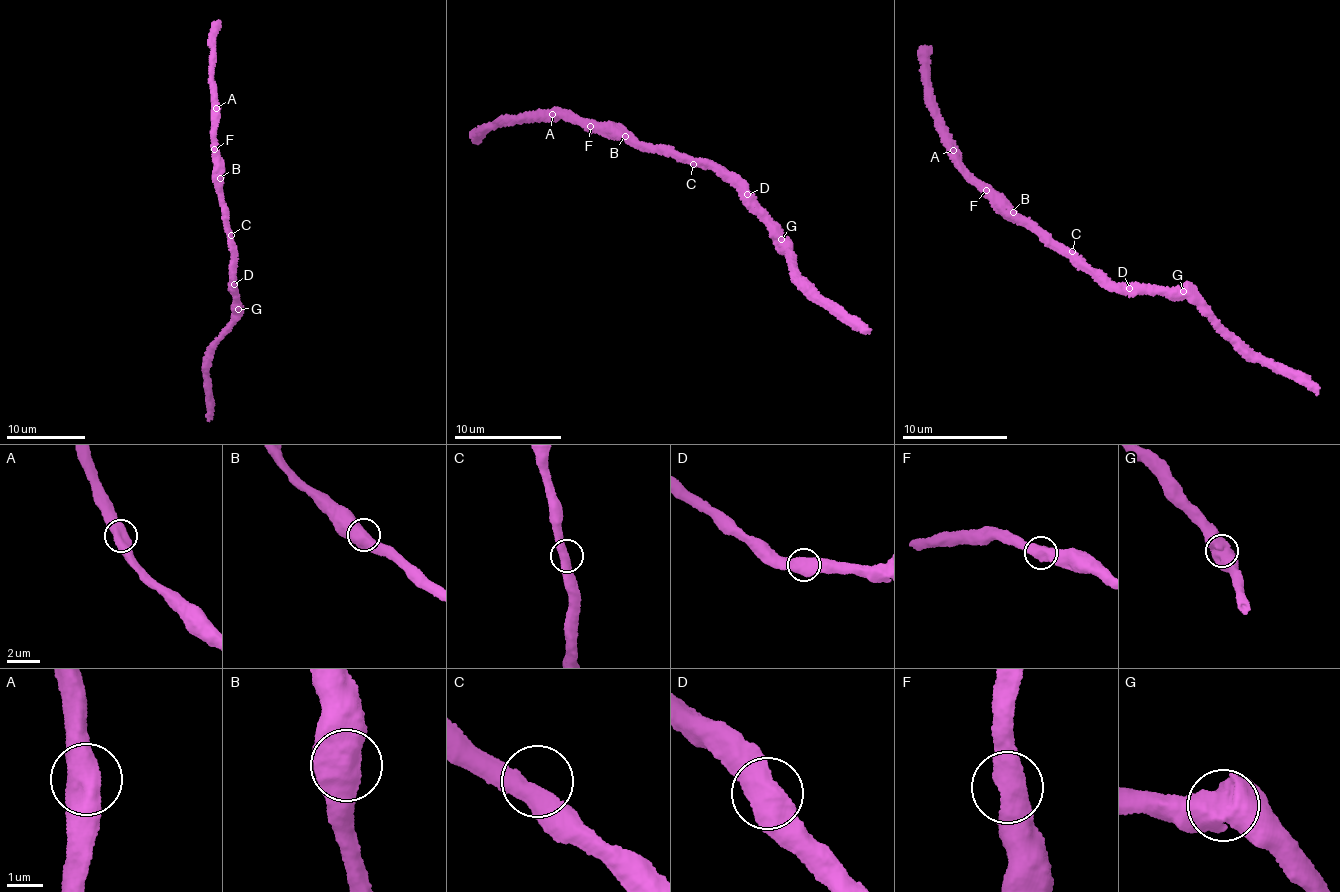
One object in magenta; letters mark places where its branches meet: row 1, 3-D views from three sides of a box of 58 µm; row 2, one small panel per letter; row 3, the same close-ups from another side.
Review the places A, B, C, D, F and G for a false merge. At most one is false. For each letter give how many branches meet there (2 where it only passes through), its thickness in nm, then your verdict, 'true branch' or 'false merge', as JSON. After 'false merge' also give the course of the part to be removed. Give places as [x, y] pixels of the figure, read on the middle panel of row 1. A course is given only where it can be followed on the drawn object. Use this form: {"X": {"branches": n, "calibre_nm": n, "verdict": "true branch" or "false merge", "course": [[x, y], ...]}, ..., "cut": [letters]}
{"A": {"branches": 2, "calibre_nm": 600, "verdict": "true branch"}, "B": {"branches": 2, "calibre_nm": 550, "verdict": "true branch"}, "C": {"branches": 2, "calibre_nm": 480, "verdict": "true branch"}, "D": {"branches": 2, "calibre_nm": 600, "verdict": "true branch"}, "F": {"branches": 2, "calibre_nm": 650, "verdict": "true branch"}, "G": {"branches": 2, "calibre_nm": 750, "verdict": "true branch"}, "cut": []}

